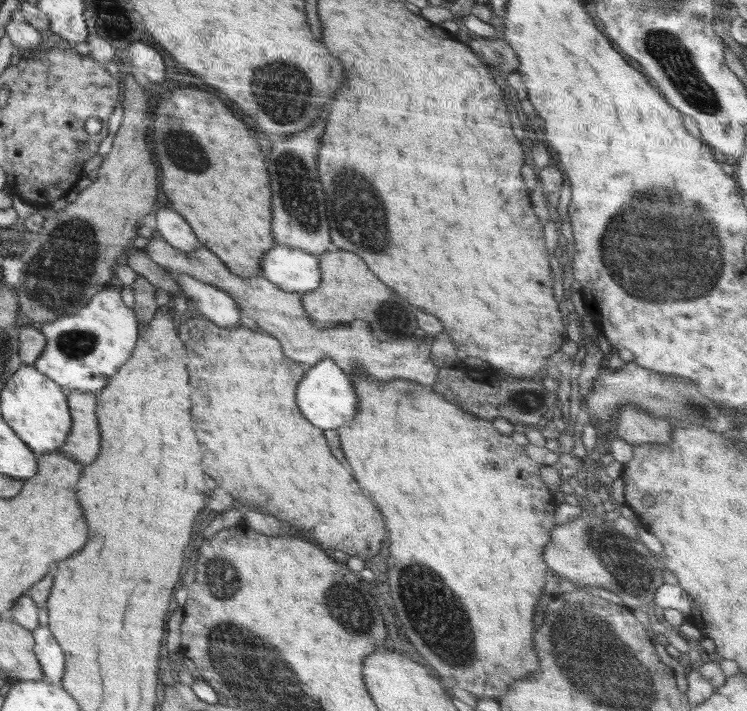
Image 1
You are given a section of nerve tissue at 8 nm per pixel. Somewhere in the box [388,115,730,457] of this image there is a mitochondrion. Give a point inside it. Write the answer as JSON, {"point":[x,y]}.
{"point":[674,254]}

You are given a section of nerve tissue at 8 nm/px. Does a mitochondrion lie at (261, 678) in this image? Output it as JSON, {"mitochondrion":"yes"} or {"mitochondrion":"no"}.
{"mitochondrion":"yes"}

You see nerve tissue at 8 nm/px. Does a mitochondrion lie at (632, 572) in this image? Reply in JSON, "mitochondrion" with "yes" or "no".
{"mitochondrion":"yes"}

